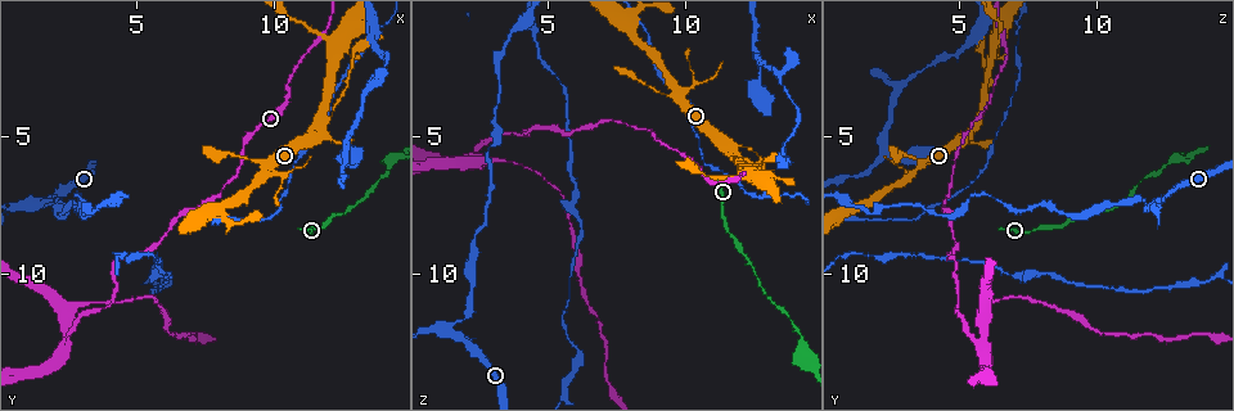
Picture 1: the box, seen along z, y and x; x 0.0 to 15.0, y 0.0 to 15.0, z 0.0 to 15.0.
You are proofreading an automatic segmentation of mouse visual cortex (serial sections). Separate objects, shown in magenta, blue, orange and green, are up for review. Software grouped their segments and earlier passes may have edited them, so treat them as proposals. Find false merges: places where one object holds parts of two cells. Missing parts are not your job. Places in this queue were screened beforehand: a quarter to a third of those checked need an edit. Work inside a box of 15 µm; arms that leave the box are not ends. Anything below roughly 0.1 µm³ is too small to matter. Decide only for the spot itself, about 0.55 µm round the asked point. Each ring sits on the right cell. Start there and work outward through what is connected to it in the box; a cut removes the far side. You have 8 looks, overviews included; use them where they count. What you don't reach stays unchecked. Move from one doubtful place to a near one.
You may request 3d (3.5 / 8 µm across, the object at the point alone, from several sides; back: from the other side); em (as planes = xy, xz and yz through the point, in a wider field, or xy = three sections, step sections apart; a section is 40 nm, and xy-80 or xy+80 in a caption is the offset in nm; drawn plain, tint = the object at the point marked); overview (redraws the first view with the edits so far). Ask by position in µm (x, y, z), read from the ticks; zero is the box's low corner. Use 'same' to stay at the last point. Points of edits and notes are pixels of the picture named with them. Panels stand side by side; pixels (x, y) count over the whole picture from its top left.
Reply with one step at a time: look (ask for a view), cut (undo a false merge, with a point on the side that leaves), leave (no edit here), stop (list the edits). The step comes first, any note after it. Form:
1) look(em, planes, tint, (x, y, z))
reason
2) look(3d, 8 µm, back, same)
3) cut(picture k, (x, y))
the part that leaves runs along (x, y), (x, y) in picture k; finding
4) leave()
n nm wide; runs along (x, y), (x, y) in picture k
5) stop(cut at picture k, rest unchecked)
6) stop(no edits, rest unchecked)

look(3d, 3.5 µm, (4.2, 9.6, 4.9))
sharp bend

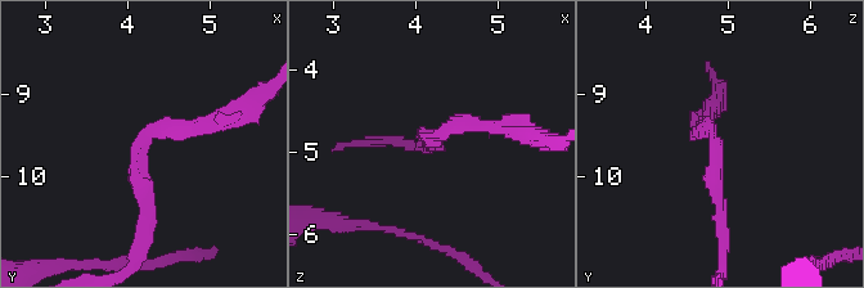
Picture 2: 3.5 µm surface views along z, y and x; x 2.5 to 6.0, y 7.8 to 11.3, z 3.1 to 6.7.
look(em, xy, step 3, tint, (4.10, 9.65, 4.90))
arms of 150, 200 nm

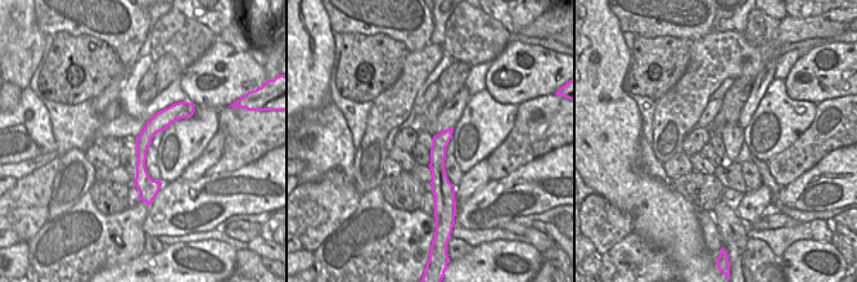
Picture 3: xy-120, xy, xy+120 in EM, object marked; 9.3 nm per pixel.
leave()
runs along (215, 122), (139, 145), (144, 229) in picture 2; one cell here

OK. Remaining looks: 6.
look(3d, 3.5 µm, (3.1, 11.1, 5.8))
sudden change in width

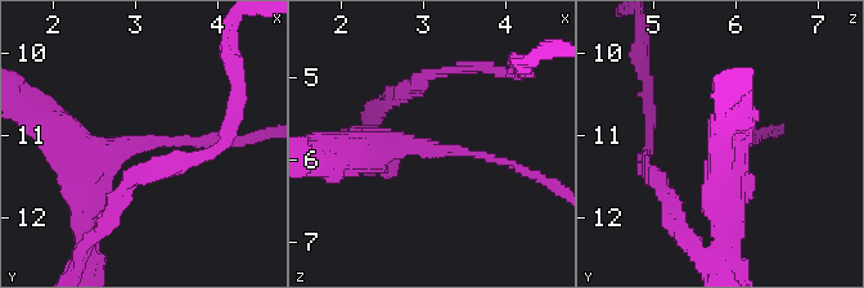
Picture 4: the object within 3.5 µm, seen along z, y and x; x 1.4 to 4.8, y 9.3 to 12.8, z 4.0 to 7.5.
look(em, xy, step 3, tint, (3.20, 11.10, 5.85))
arms of 150, 400 nm

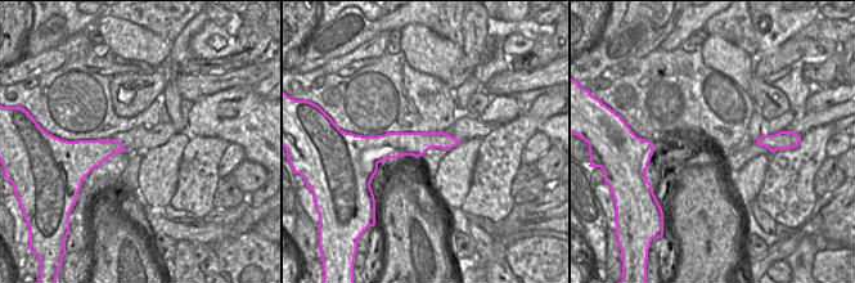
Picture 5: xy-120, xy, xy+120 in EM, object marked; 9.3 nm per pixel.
look(em, xy, step 1, tint, same)
cut it another way

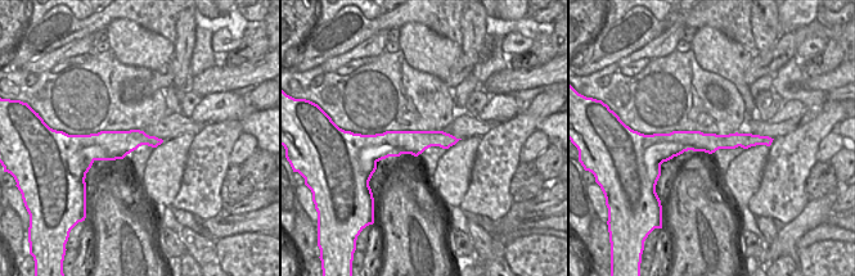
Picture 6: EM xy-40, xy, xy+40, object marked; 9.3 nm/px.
leave()
runs along (88, 184), (124, 144), (234, 140) in picture 4; one cell here

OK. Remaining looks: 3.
look(3d, 8 µm, back, (9.9, 6.3, 3.4))
narrows sharply

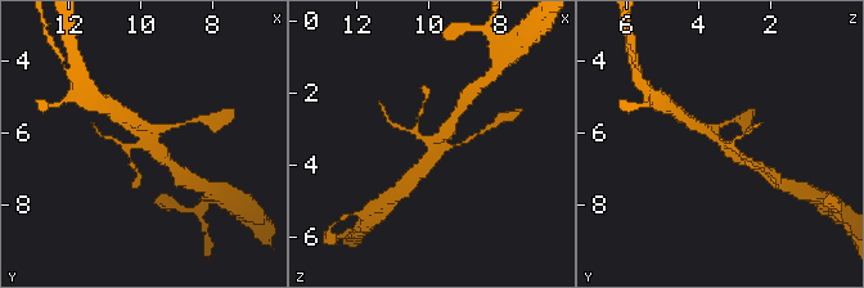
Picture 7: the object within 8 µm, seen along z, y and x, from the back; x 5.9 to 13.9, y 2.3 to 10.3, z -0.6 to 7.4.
look(em, xy, step 1, tint, (9.9, 6.3, 3.5))
need the tissue

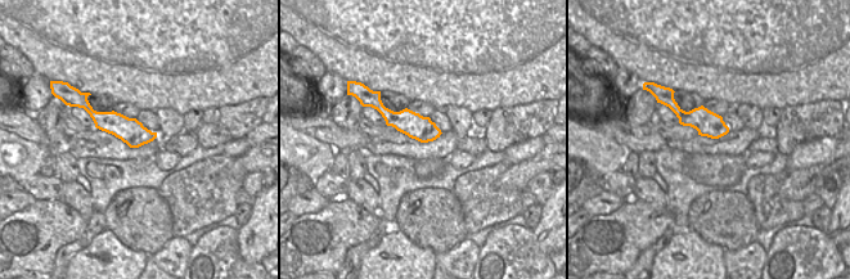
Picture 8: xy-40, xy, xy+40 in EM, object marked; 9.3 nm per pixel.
leave()
all the same cell

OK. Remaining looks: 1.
stop(no edits, rest unchecked)

